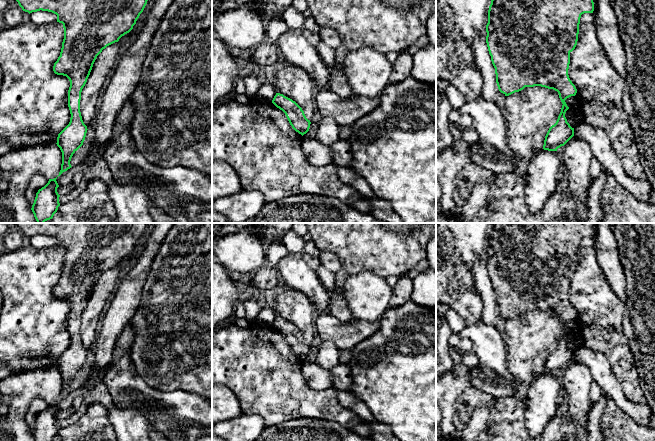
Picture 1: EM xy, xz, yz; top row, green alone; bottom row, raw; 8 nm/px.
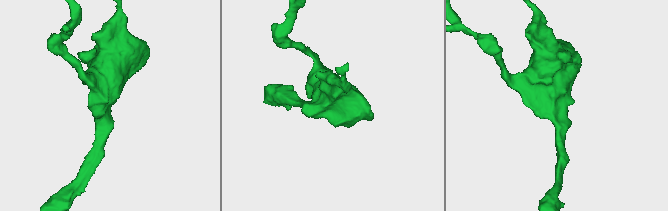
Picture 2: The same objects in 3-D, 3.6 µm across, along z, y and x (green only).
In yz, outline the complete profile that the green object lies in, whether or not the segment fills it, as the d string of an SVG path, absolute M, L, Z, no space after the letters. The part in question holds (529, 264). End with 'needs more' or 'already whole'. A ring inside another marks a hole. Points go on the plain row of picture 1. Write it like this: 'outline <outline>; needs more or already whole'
outline M593 223L491 224L486 267L499 315L509 320L525 311L541 310L557 315L563 328L556 347L545 360L544 374L557 375L574 360L574 352L565 341L569 333L565 324L577 317L568 299L570 277L577 269L581 239L593 235Z; already whole

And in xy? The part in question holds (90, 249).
outline M16 223L23 235L29 238L37 235L48 235L57 239L57 246L63 248L64 263L60 280L54 287L53 295L57 299L66 300L70 305L68 314L68 331L71 342L69 348L58 358L57 370L62 376L62 388L59 396L60 400L63 396L70 393L73 378L83 369L87 357L87 350L84 348L80 336L81 316L85 310L87 303L92 294L93 288L97 280L107 270L118 266L125 258L129 257L136 248L137 243L143 236L149 223Z; already whole

